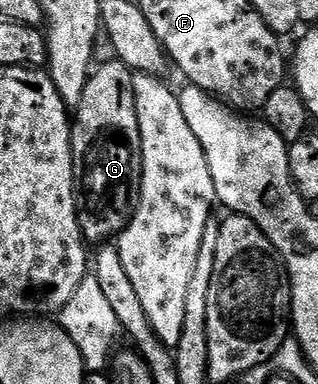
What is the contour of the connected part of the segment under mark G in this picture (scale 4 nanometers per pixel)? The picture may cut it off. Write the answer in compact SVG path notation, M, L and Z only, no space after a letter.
M122 61L105 62L97 65L90 72L87 83L83 87L83 99L75 106L71 117L71 132L73 134L73 190L77 200L77 218L81 228L81 236L89 243L109 243L121 236L121 232L131 223L137 210L137 200L141 194L141 136L139 135L139 115L135 111L135 83L133 70L128 69Z

